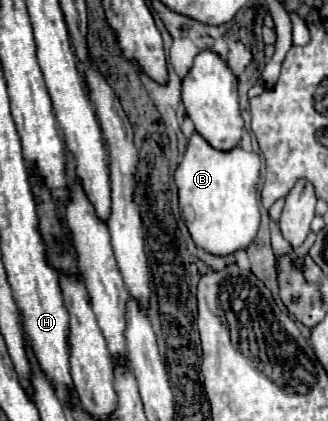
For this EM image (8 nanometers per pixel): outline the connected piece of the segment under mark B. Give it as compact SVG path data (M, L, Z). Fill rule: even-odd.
M193 131L183 161L175 171L175 183L179 189L181 217L197 247L213 255L229 255L251 245L261 221L257 201L259 169L259 153L241 147L219 151Z

